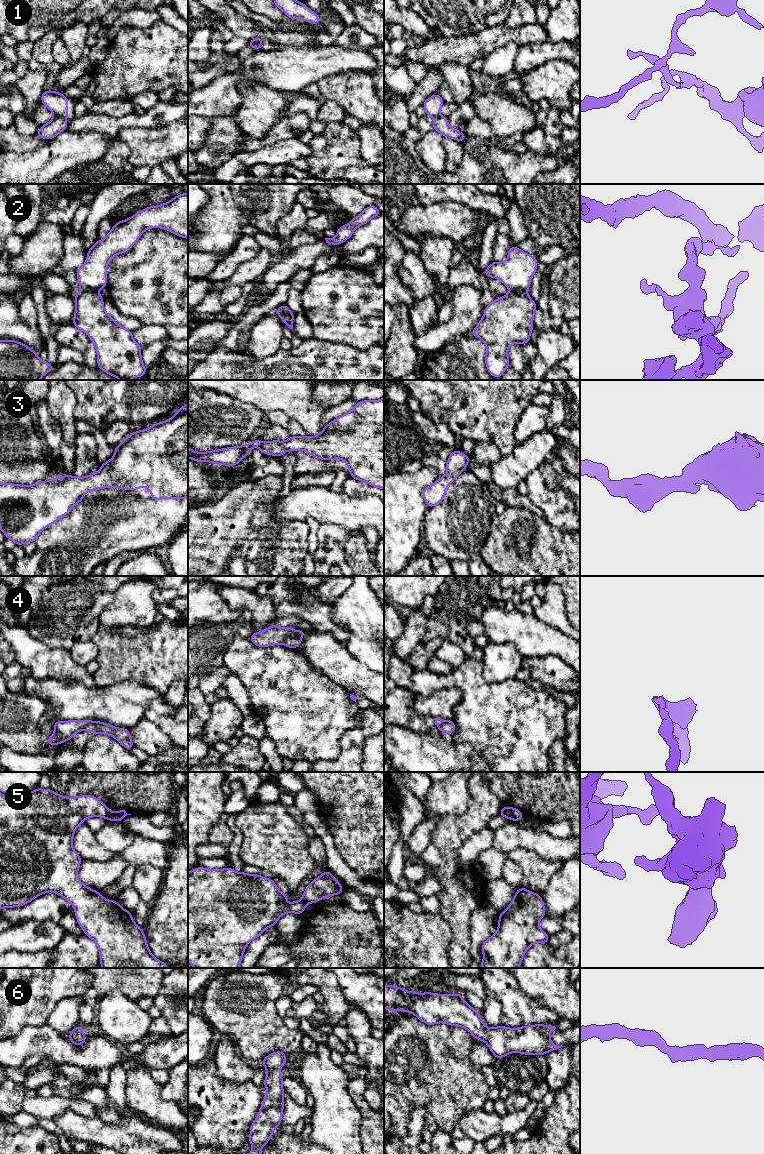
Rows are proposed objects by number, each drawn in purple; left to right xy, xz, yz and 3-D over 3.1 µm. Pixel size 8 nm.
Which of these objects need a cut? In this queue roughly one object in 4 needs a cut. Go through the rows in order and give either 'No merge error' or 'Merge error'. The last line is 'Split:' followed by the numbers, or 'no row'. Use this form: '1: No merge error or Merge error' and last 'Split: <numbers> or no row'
1: Merge error
2: Merge error
3: No merge error
4: Merge error
5: Merge error
6: No merge error
Split: 1, 2, 4, 5

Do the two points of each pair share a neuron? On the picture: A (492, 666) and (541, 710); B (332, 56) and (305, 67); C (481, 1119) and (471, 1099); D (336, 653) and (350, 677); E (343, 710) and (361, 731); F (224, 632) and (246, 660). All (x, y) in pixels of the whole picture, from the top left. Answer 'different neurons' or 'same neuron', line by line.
A: different neurons
B: same neuron
C: different neurons
D: same neuron
E: different neurons
F: different neurons

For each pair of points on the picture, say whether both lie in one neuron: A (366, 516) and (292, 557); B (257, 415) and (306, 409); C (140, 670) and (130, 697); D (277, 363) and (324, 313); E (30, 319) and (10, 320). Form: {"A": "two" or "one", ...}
{"A": "two", "B": "two", "C": "two", "D": "two", "E": "two"}

